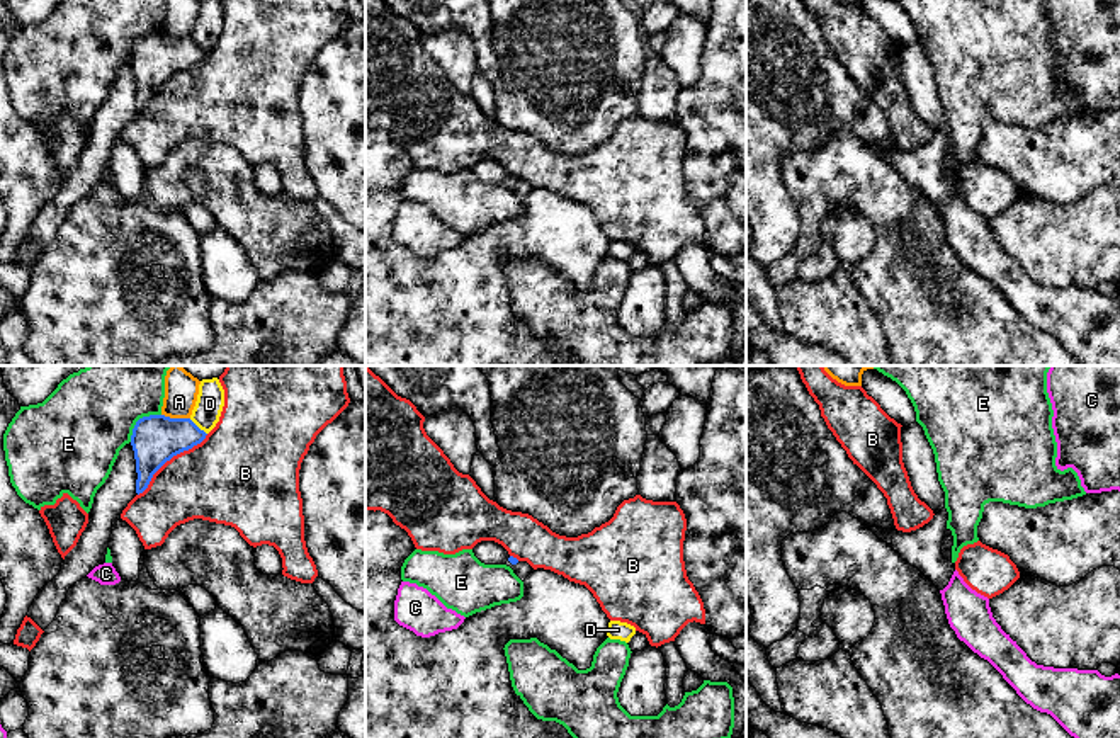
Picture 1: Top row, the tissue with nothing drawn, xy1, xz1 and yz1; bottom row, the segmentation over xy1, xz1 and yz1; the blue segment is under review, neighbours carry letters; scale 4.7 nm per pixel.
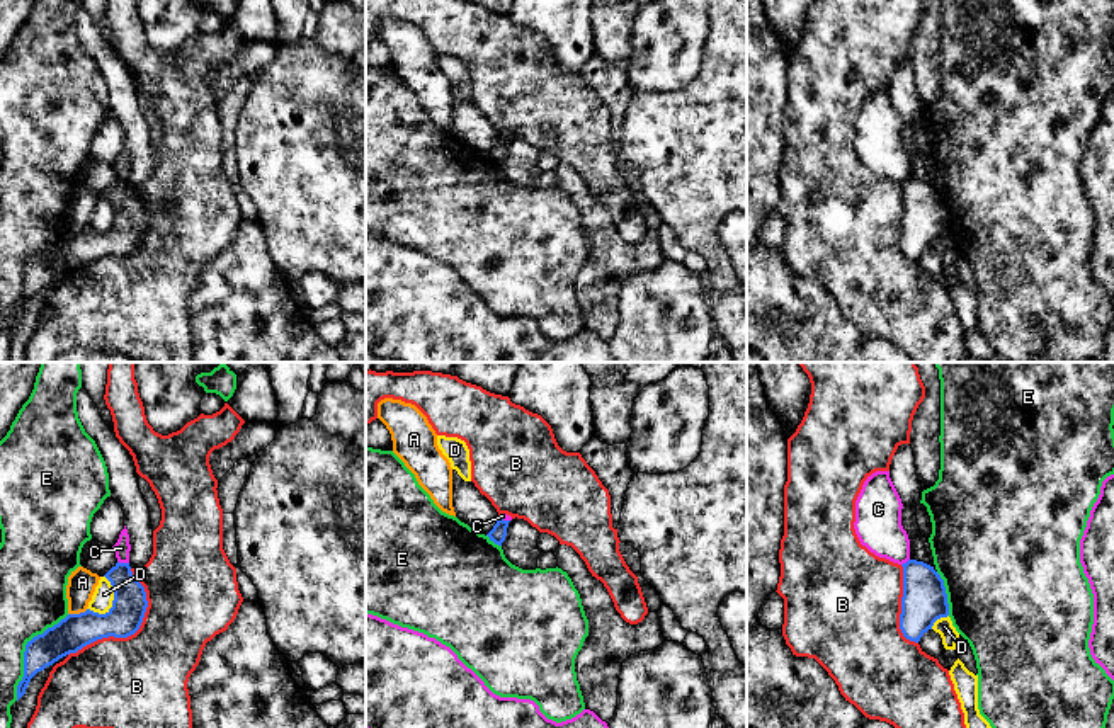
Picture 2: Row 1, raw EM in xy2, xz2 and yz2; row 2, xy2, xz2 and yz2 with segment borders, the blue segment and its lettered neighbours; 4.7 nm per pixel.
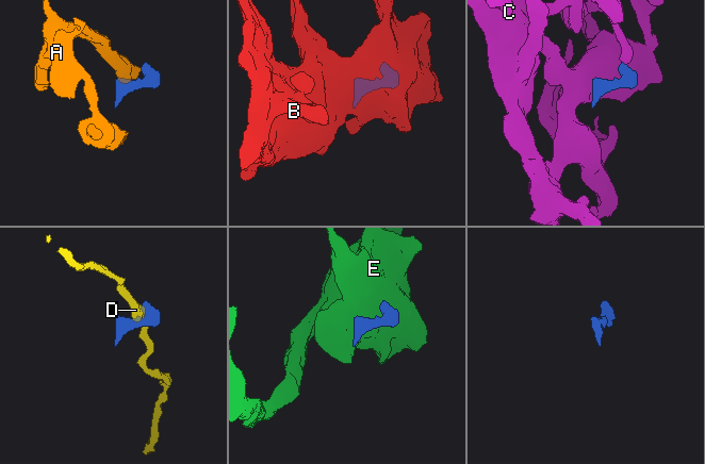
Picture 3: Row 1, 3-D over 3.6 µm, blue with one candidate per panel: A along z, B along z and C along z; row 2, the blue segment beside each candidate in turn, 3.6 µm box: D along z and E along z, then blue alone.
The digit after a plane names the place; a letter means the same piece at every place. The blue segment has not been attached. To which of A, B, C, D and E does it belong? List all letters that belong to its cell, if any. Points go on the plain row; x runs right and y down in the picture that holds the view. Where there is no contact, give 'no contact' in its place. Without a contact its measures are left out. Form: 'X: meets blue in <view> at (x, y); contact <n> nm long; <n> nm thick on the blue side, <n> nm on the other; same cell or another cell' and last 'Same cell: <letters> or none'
A: meets blue in xy1 at (175, 38); contact 140 nm long; 220 nm thick on the blue side, 150 nm on the other; another cell
B: meets blue in xy2 at (133, 252); contact 500 nm long; 160 nm thick on the blue side, 480 nm on the other; another cell
C: meets blue in xy2 at (123, 182); contact 60 nm long; 160 nm thick on the blue side, 80 nm on the other; another cell
D: meets blue in xy2 at (114, 216); contact 190 nm long; 160 nm thick on the blue side, 100 nm on the other; another cell
E: meets blue in xy2 at (24, 271); contact 480 nm long; 160 nm thick on the blue side, 300 nm on the other; another cell
Same cell: none

